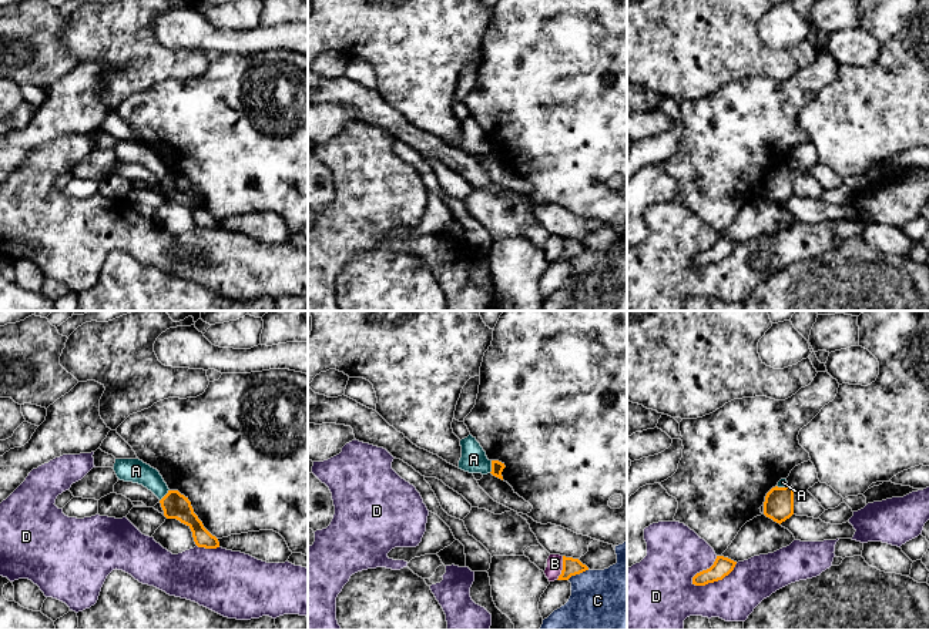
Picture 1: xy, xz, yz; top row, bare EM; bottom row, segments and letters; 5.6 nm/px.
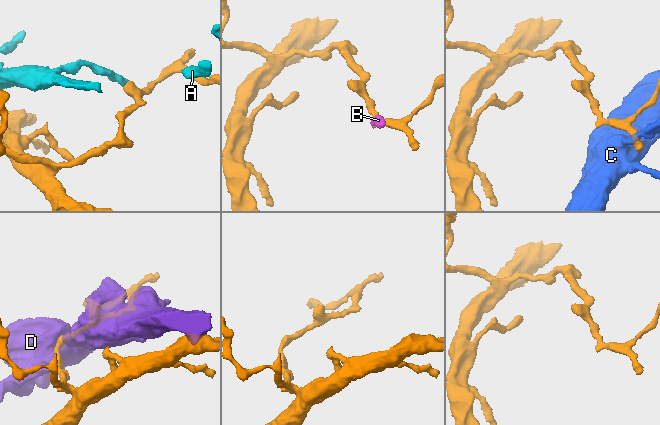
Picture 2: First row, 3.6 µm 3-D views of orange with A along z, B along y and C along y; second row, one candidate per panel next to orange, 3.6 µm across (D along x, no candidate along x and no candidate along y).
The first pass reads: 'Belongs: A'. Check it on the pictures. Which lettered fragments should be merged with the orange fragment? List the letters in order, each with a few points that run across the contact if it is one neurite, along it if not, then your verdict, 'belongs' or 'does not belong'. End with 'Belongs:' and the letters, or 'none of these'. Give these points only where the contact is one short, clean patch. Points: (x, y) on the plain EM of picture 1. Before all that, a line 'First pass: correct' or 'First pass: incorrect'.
First pass: incorrect
A: xz (492, 141), (489, 153) | does not belong
B: xz (563, 237), (563, 250), (556, 260) | does not belong
C: does not belong
D: does not belong
Belongs: none of these

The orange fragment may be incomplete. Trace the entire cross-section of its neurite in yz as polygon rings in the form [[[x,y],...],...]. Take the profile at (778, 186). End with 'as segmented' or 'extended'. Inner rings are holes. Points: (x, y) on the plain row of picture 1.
[[[792,167],[772,168],[764,182],[764,195],[777,204],[782,204],[794,195],[794,172]]]; as segmented

